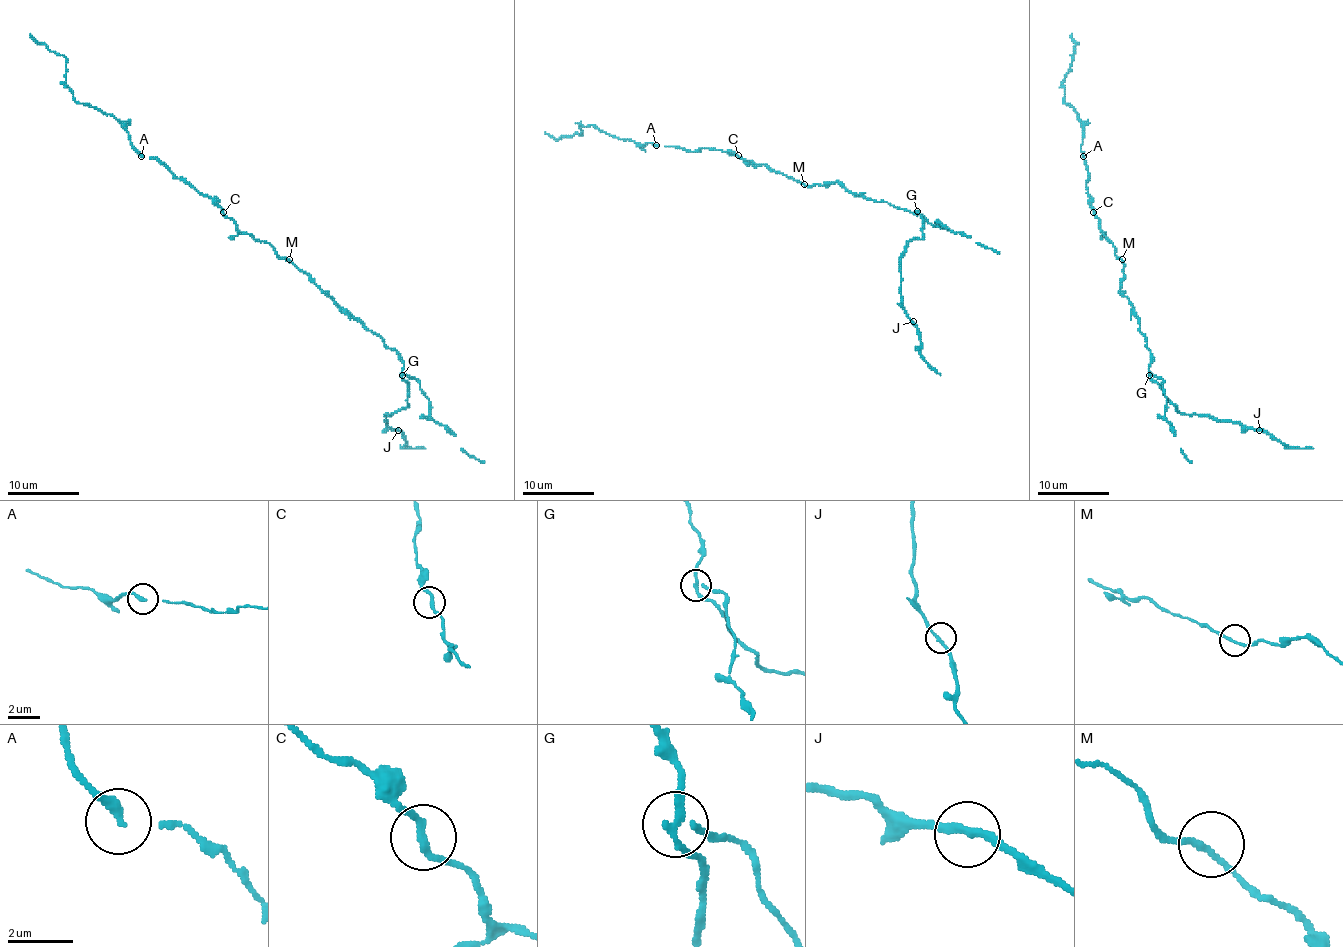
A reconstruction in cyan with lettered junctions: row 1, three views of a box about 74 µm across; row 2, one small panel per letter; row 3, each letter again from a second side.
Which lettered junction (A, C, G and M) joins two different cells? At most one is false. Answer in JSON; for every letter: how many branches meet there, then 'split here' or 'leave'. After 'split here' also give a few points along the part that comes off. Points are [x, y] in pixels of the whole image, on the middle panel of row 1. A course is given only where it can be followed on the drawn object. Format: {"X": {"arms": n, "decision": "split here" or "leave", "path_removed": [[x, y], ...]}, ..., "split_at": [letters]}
{"A": {"arms": 2, "decision": "leave"}, "C": {"arms": 2, "decision": "leave"}, "G": {"arms": 3, "decision": "split here", "path_removed": [[917, 211], [922, 219], [922, 237], [908, 243], [901, 259], [901, 300], [919, 334], [920, 355], [940, 375]]}, "M": {"arms": 2, "decision": "leave"}, "split_at": ["G"]}

